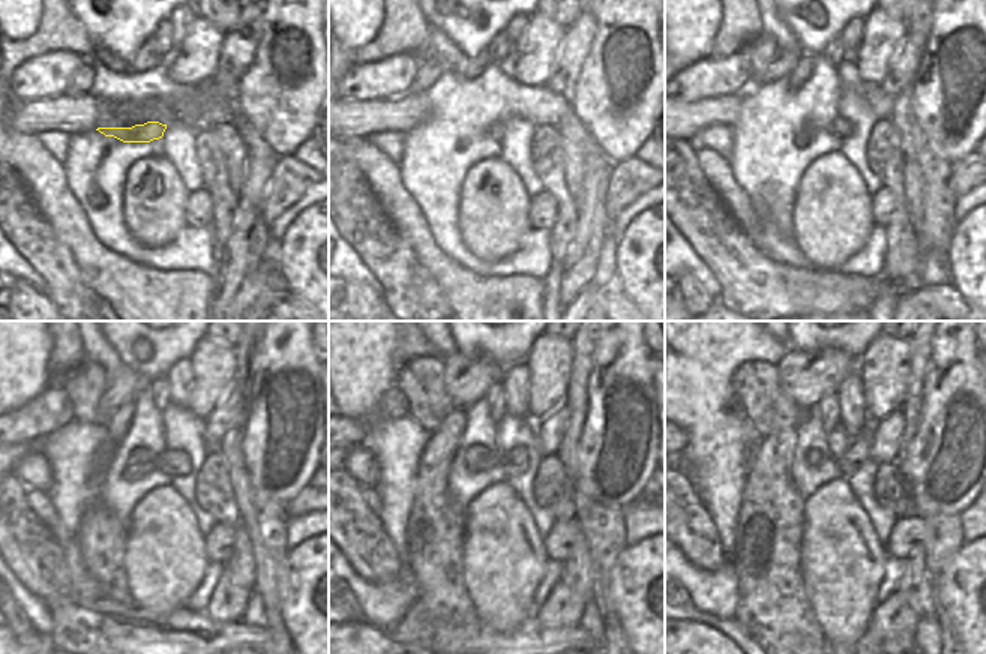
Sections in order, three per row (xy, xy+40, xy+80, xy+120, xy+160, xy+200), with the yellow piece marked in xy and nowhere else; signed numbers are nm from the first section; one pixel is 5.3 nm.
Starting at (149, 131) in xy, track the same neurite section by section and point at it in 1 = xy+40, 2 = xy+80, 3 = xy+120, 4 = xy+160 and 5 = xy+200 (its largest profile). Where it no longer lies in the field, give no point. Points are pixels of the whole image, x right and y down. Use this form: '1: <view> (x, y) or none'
1: xy+40 (496, 131)
2: xy+80 (841, 128)
3: xy+120 (174, 462)
4: xy+160 (514, 461)
5: xy+200 (859, 452)

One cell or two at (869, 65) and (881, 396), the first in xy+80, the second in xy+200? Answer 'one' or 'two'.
one

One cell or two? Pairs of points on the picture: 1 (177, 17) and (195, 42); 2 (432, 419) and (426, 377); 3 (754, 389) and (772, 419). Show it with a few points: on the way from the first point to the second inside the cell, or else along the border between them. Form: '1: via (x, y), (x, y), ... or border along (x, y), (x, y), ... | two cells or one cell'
1: border along (198, 15), (179, 47) | two cells
2: via (429, 408), (426, 387) | one cell
3: via (761, 396), (770, 411) | one cell

